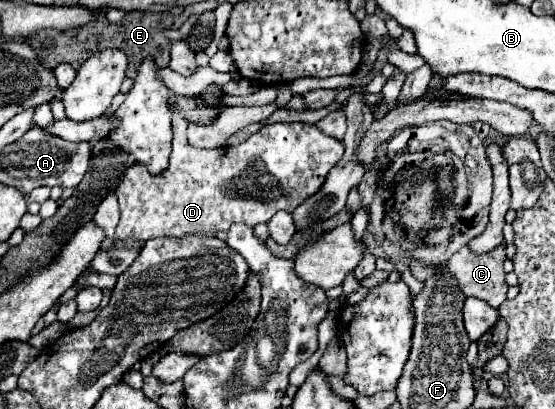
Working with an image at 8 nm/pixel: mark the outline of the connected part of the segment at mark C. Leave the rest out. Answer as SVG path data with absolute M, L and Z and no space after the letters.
M468 246L458 250L448 260L448 272L458 280L466 296L480 298L498 308L506 300L508 286L504 282L502 262L506 260L506 246L498 246L486 254L474 254Z

